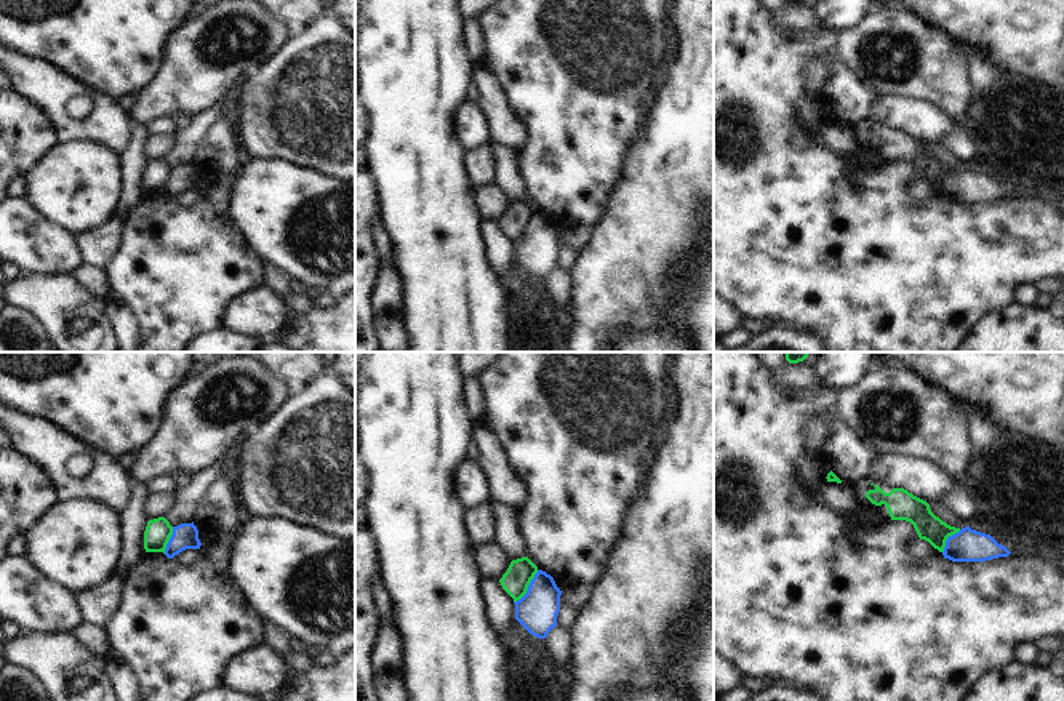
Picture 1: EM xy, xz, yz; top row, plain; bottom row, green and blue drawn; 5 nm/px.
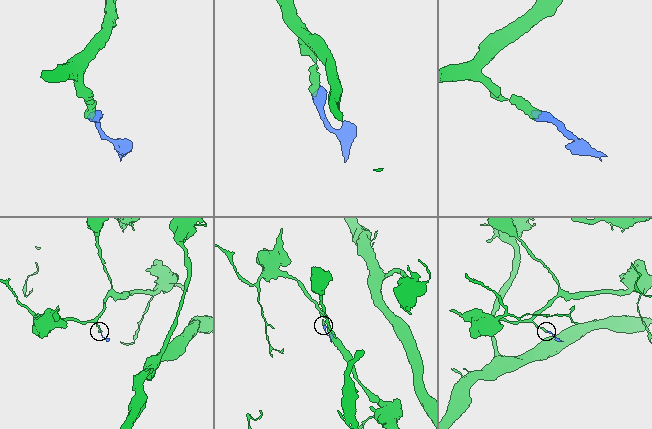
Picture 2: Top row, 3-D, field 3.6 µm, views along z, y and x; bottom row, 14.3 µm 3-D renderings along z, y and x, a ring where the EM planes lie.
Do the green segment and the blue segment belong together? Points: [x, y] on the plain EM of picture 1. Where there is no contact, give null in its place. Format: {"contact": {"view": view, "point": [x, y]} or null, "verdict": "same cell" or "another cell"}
{"contact": {"view": "xz", "point": [527, 229]}, "verdict": "another cell"}

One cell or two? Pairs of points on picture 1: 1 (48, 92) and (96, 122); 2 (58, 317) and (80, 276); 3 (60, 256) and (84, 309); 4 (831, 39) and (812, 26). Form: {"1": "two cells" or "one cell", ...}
{"1": "one cell", "2": "two cells", "3": "two cells", "4": "one cell"}

